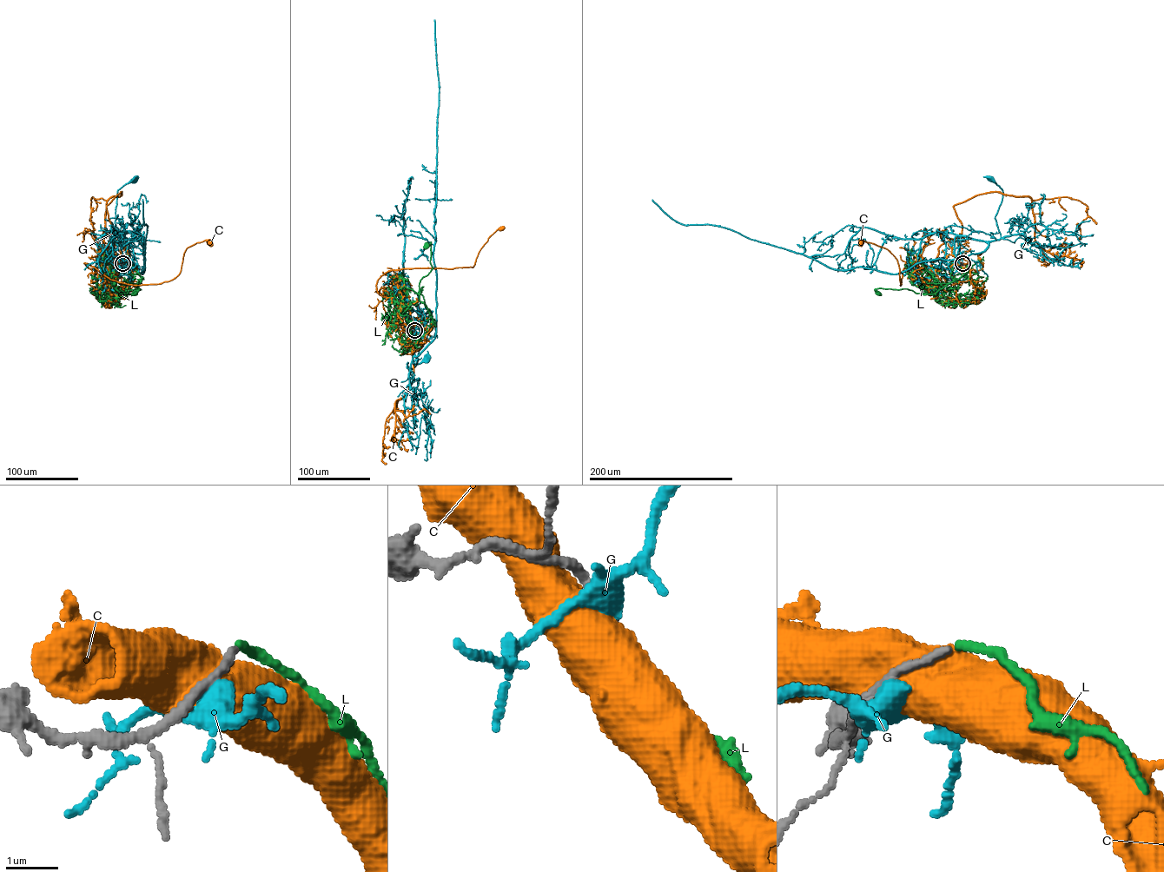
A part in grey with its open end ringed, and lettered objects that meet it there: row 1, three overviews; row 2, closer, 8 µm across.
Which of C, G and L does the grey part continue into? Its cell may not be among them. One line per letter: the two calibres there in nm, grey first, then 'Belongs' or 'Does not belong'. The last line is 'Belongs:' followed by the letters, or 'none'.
C: Thickness 200 nm (grey) against 750 nm. Does not belong
G: Thickness 150 nm (grey) against 320 nm. Does not belong
L: Thickness 130 nm (grey) against 150 nm. Belongs
Belongs: L

